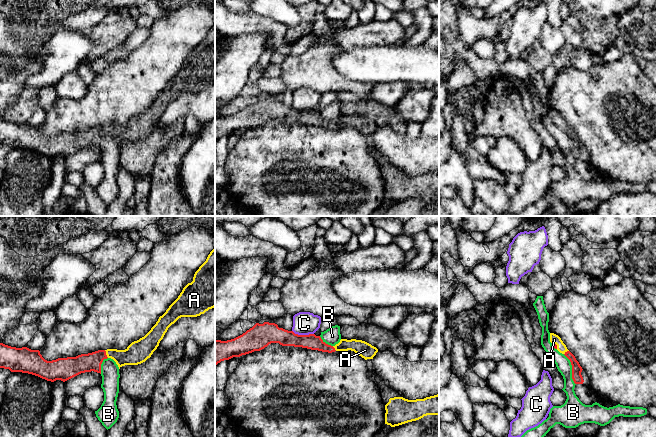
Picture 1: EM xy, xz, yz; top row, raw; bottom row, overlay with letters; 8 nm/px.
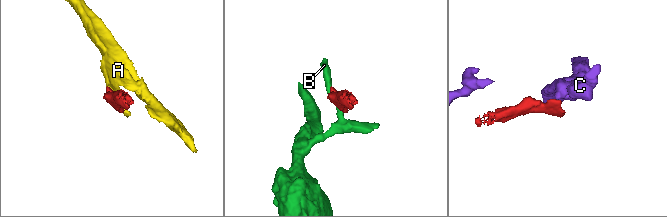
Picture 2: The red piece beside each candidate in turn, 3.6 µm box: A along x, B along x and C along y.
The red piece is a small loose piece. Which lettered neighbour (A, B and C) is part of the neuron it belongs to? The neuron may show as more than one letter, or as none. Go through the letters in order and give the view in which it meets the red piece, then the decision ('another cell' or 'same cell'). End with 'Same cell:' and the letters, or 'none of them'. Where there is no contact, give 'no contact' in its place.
A: meets red in xy; same cell
B: meets red in yz; another cell
C: meets red in xz; another cell
Same cell: A

